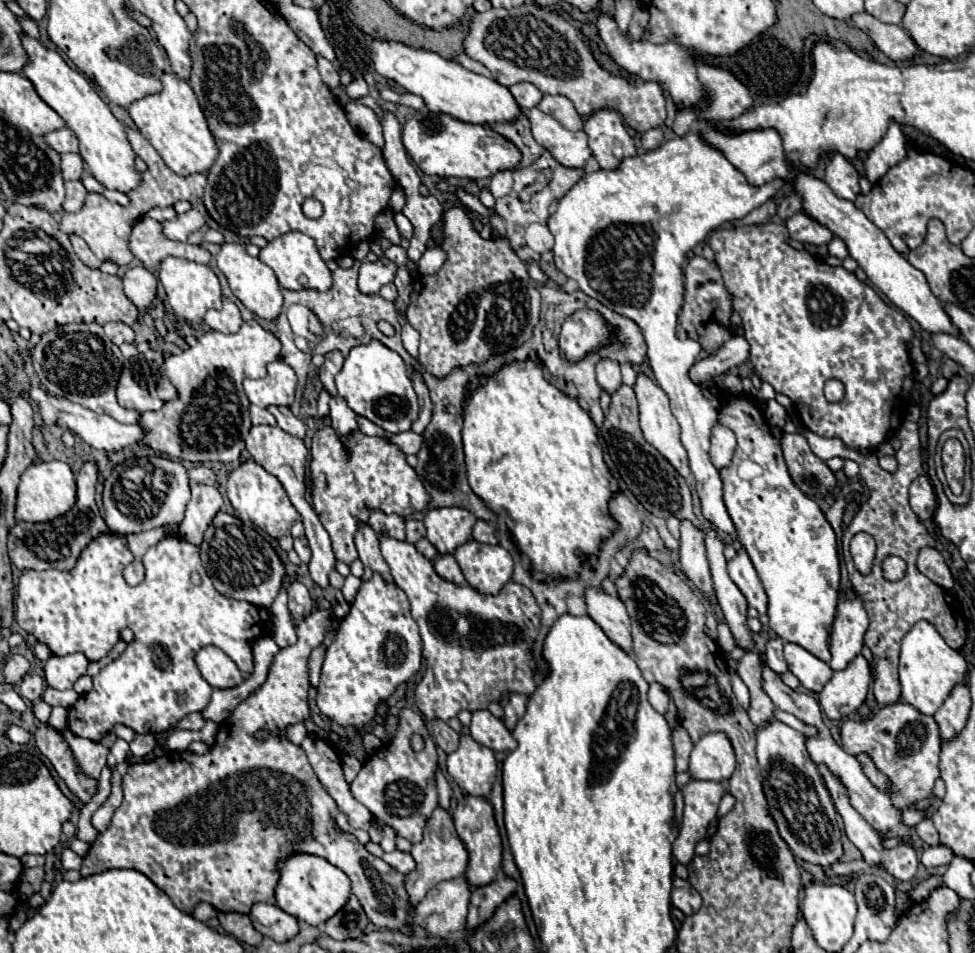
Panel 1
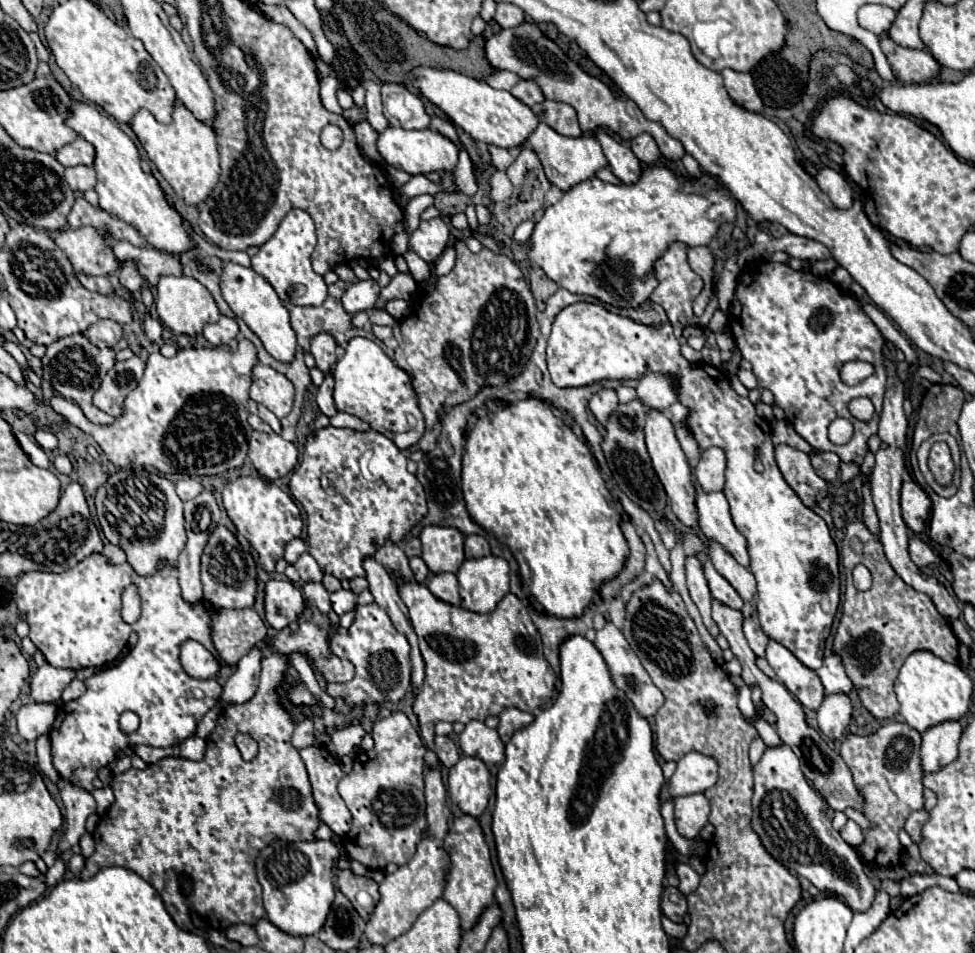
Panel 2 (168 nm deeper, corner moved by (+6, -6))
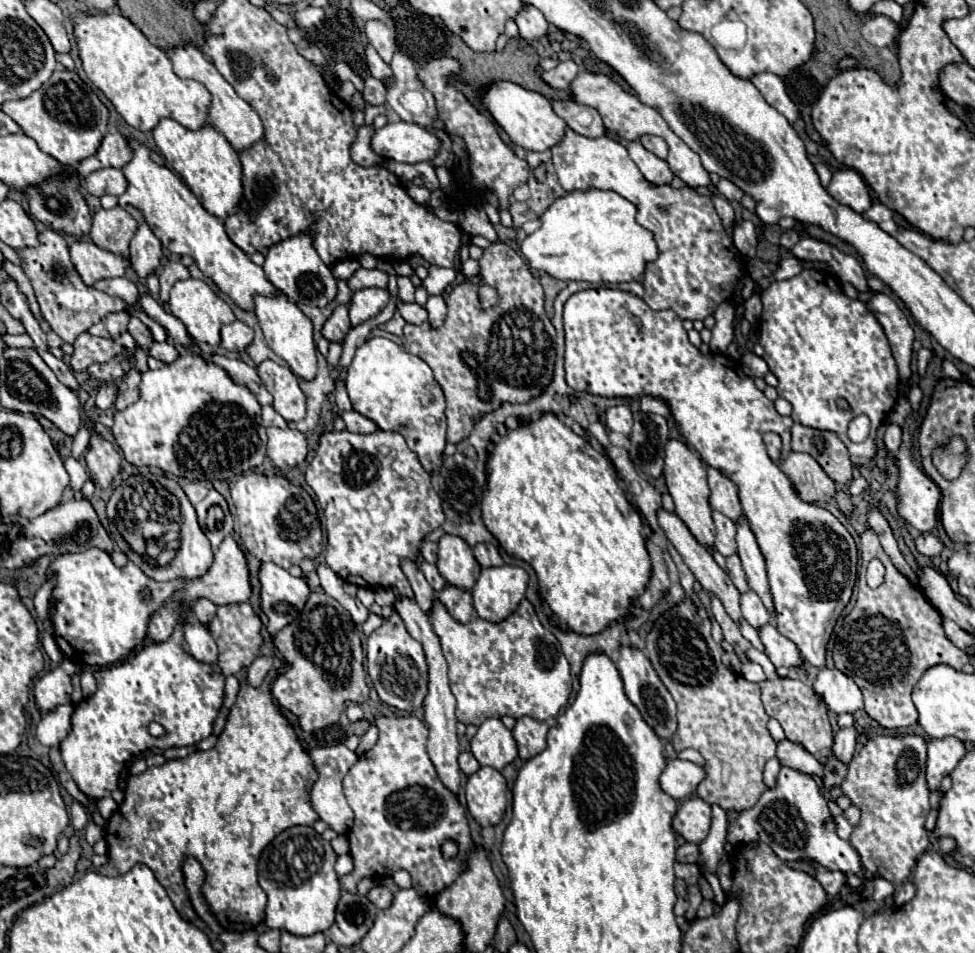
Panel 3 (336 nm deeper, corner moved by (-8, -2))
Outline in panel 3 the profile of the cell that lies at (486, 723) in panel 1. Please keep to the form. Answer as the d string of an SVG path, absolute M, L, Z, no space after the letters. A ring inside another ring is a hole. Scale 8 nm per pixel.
M485 719L471 739L471 753L481 767L501 771L517 757L517 743L501 719Z

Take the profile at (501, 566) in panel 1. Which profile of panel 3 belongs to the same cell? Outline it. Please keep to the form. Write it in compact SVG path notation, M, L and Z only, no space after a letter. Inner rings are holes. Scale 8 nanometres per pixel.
M515 565L483 569L475 587L471 589L477 615L491 623L507 619L525 597L527 583L527 573Z

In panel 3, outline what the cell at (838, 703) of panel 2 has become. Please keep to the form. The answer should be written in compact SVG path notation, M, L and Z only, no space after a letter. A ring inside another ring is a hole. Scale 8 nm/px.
M853 727L837 731L835 737L833 737L833 755L839 761L849 763L851 757L853 757L853 753L855 753L855 743L857 743L857 733L855 733Z

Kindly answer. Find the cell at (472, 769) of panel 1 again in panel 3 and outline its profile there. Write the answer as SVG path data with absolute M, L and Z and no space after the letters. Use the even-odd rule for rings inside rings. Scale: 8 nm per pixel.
M481 767L475 775L467 781L467 809L471 817L481 825L497 825L507 807L507 783L505 777L491 767Z

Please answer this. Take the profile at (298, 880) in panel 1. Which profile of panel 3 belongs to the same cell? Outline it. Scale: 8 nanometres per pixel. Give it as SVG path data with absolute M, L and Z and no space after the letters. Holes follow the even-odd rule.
M289 827L279 833L261 853L259 885L267 893L265 925L293 935L313 935L327 931L335 921L335 905L341 895L335 873L337 853L313 827Z

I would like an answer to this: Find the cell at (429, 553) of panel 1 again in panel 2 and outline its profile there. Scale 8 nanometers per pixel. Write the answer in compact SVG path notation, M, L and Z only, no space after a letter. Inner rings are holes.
M411 557L409 563L411 563L411 571L413 571L415 579L417 579L419 583L425 583L425 581L429 579L429 569L427 569L425 561L423 561L421 557Z

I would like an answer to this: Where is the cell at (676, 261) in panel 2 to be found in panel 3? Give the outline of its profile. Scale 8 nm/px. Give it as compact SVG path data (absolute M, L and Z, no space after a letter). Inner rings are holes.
M567 129L565 139L551 153L559 183L567 193L587 189L615 191L637 205L637 223L651 231L659 249L659 257L645 265L643 277L643 301L651 309L671 309L681 319L703 321L723 301L735 297L737 283L745 277L745 265L733 243L733 233L721 223L711 197L689 187L653 187L631 161L627 149L607 135L589 139Z

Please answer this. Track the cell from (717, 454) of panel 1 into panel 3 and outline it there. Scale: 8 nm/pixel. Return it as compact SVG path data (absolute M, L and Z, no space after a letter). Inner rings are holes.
M707 467L707 481L709 481L709 505L713 511L719 511L727 515L731 521L741 521L743 519L743 509L739 503L739 495L735 489L735 483L723 477L717 469Z

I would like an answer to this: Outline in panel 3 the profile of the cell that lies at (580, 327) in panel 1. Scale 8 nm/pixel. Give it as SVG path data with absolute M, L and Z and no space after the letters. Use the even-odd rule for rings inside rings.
M585 289L567 299L563 309L565 335L565 362L567 385L575 391L585 391L601 397L643 397L651 395L667 403L677 431L685 437L687 447L699 453L701 461L721 471L737 485L743 513L767 561L767 577L777 611L777 629L793 641L801 657L815 665L825 667L825 647L833 631L833 613L841 613L849 603L857 579L857 547L851 533L839 523L835 515L811 503L803 503L787 475L767 455L763 433L775 431L783 439L781 459L791 453L791 417L781 417L773 401L759 391L751 377L741 371L741 365L731 363L725 355L703 355L689 343L681 317L671 311L653 311L641 297L621 289Z

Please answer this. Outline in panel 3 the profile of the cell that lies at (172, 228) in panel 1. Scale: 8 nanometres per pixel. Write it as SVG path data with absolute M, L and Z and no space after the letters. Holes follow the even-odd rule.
M117 205L109 211L99 209L95 213L89 237L97 247L129 259L129 241L135 235L135 229L137 221Z

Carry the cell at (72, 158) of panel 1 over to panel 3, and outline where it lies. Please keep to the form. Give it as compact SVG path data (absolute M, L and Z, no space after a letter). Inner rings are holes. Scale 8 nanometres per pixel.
M113 167L99 169L85 177L85 189L95 197L103 197L103 195L119 197L127 189L127 179L121 169L113 169Z

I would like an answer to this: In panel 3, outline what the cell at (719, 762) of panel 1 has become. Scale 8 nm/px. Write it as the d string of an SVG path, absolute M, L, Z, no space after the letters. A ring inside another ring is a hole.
M667 757L667 765L659 777L659 787L673 799L685 799L695 793L697 785L705 779L705 769L683 759Z

